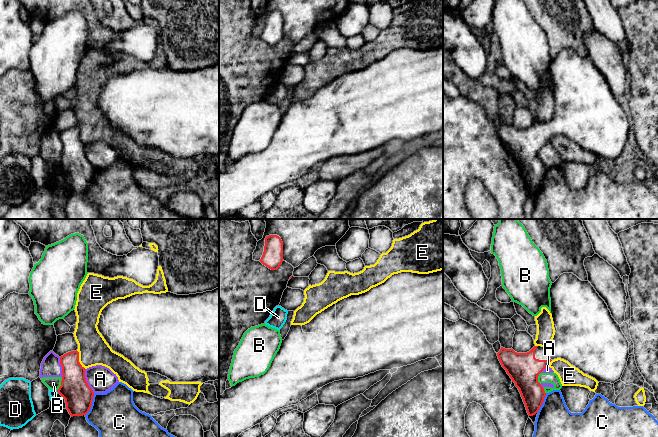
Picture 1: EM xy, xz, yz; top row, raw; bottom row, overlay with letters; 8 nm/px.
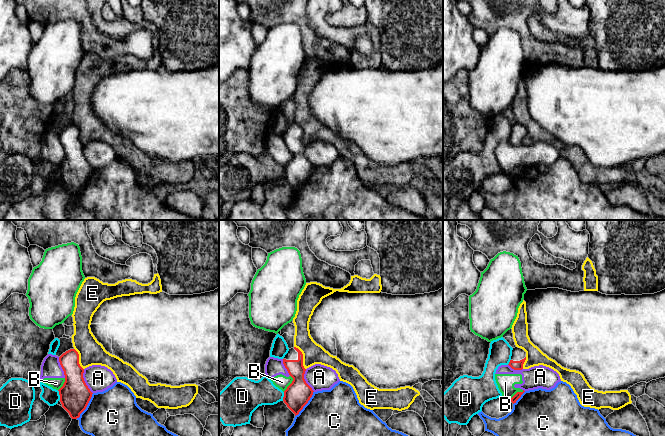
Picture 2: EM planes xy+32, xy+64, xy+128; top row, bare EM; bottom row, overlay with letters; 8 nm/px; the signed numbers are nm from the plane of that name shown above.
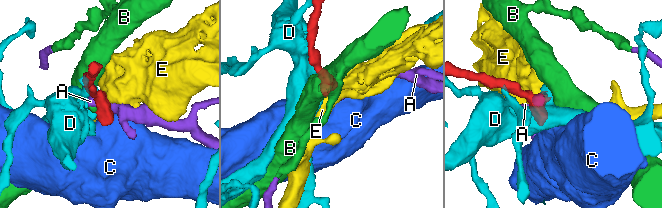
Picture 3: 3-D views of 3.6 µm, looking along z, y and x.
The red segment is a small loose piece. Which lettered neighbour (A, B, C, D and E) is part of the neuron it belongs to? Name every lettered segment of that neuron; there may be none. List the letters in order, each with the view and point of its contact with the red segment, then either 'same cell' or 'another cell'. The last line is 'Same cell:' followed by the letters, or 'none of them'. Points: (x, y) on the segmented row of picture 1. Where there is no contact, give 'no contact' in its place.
A: xy (86, 381) | another cell
B: xy (61, 384) | another cell
C: xy (91, 404) | another cell
D: xy (57, 391) | another cell
E: xy (78, 360) | another cell
Same cell: none of them

